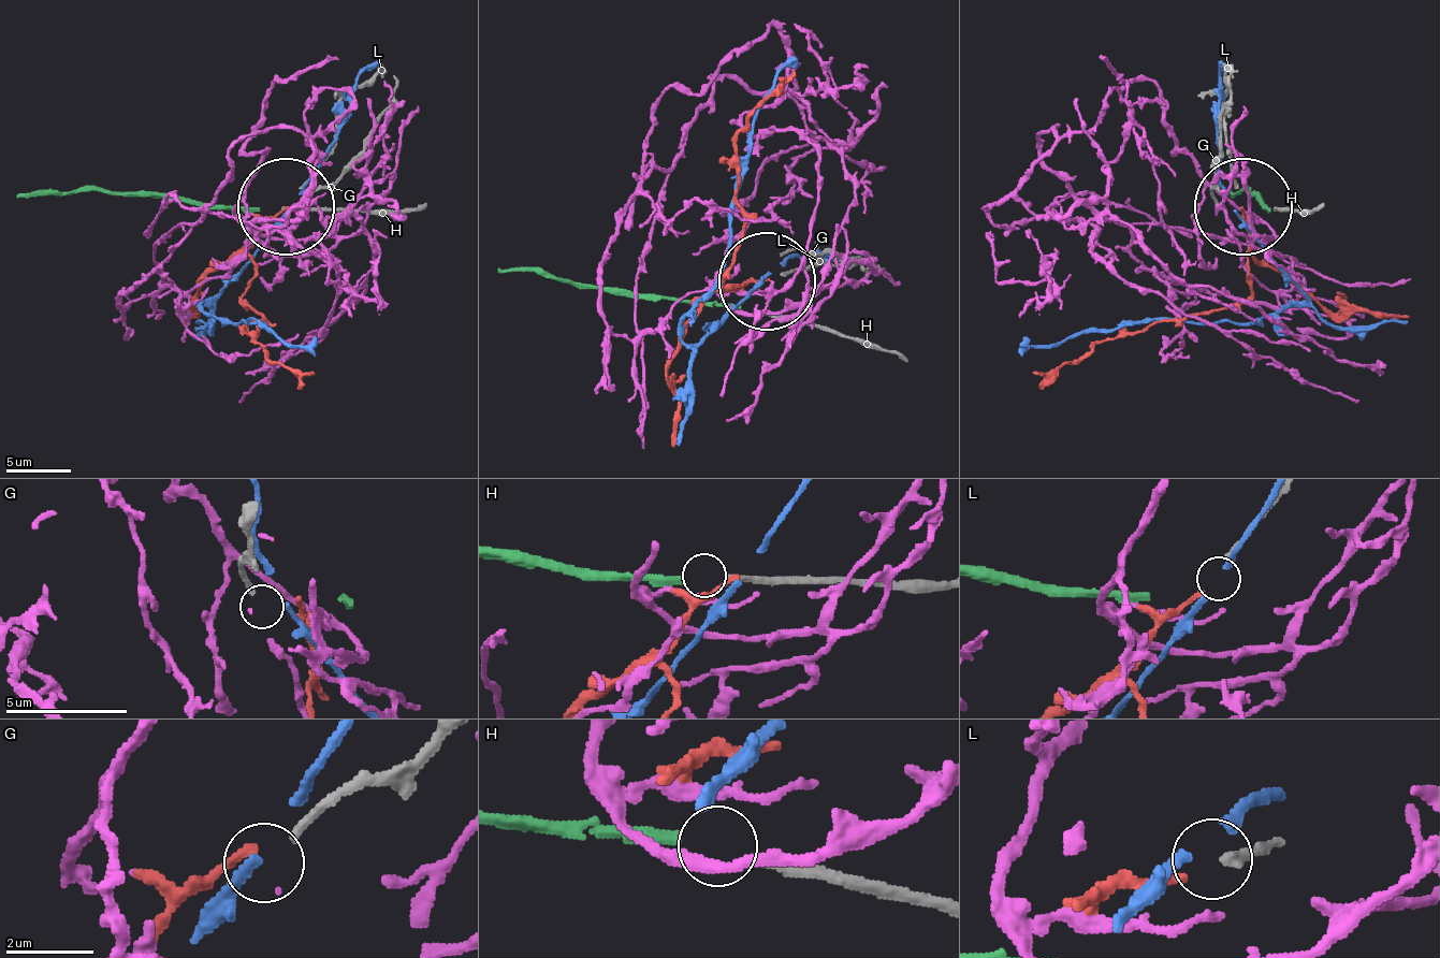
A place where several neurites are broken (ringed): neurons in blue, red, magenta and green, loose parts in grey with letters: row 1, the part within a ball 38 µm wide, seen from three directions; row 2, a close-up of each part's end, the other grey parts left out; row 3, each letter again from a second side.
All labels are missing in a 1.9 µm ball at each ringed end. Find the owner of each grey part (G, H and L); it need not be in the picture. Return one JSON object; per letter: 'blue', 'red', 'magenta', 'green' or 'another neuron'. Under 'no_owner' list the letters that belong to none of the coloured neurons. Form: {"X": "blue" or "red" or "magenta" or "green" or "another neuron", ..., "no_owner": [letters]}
{"G": "another neuron", "H": "green", "L": "red", "no_owner": ["G"]}

